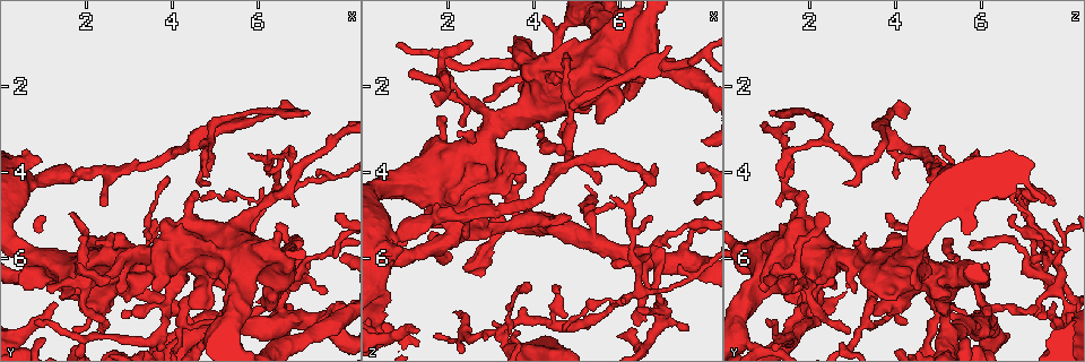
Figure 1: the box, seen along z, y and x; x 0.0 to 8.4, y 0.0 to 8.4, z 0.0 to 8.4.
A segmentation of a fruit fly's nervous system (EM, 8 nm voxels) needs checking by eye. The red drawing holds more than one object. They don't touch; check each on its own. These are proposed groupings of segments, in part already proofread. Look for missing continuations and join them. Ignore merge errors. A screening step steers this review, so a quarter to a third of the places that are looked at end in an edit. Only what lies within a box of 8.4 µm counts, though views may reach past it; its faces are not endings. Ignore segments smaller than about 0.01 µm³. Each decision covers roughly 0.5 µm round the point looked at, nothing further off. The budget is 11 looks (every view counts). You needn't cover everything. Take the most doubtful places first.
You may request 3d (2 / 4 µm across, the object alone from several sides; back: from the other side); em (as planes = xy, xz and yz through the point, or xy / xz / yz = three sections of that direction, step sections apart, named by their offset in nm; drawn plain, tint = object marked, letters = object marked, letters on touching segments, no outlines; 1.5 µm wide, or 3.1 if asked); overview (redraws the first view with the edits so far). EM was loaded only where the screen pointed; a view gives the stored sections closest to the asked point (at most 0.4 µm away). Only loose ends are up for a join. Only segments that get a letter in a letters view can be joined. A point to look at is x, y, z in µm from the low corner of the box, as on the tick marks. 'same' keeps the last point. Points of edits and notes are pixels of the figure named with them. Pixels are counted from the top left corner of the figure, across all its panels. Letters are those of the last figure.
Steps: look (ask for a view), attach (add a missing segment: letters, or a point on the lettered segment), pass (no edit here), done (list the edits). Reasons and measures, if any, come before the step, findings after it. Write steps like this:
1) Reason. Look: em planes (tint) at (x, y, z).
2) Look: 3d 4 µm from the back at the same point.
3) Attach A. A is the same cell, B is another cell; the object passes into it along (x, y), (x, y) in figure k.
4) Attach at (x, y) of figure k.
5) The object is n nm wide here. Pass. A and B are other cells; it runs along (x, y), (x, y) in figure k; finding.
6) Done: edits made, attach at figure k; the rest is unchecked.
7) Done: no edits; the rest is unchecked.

Look: em yz step 4 (plain) at (2.20, 7.30, 7.20).

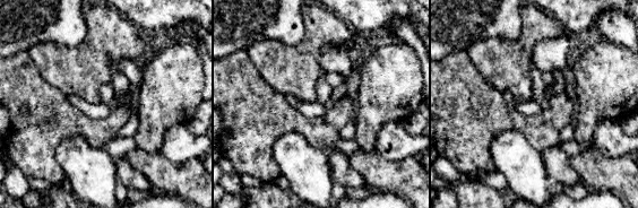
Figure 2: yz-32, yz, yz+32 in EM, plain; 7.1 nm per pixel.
Look: em yz step 4 (tint) at the same point.

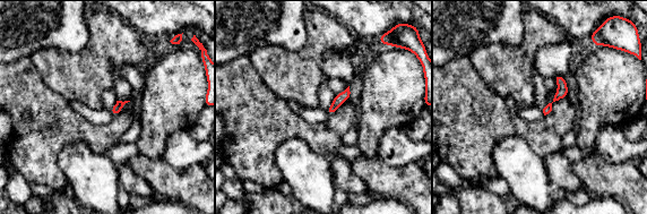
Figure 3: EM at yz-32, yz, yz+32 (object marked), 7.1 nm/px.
See the neighbours. Look: em yz step 4 (letters) at the same point.

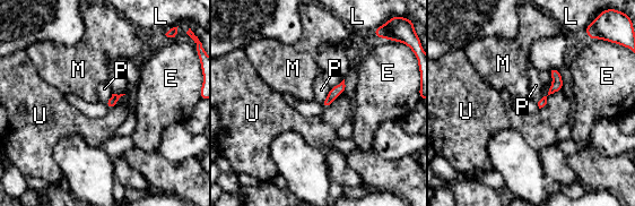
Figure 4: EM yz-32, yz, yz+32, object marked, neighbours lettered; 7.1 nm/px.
Pass. E, L, M, P and U are other cells; no lettered segment goes on from it.

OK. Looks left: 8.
Tapers out. Look: em xz step 8 (letters) at (1.65, 4.95, 2.15).

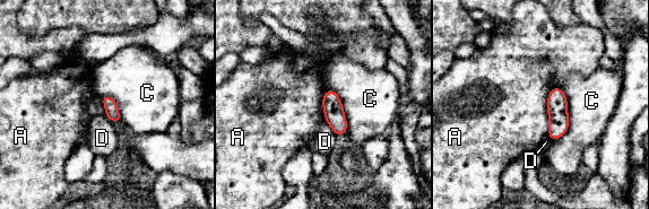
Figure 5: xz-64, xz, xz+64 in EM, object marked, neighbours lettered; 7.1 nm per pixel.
Look: em planes (letters) at the same point.

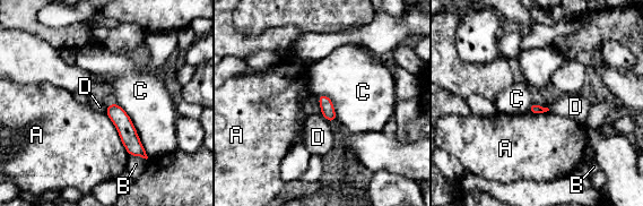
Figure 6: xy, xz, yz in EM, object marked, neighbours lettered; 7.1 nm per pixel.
Pass. A, B, C and D are other cells; a border runs along (114, 102), (129, 117), (148, 156) in figure 6; none of them fits.

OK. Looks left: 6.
Free end. Look: 3d 4 µm at (2.35, 4.75, 5.50).

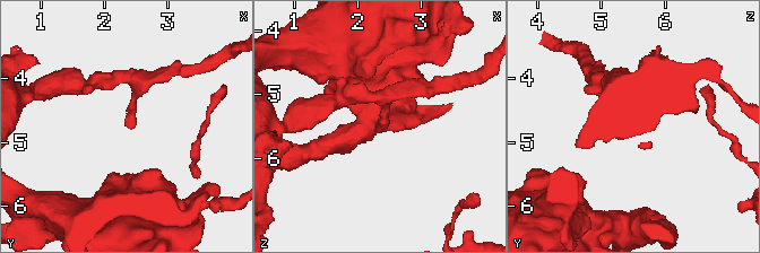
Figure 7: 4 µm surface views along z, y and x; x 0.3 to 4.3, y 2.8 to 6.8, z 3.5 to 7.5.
Need the tissue. Look: em planes (letters) at (2.35, 4.75, 5.50).

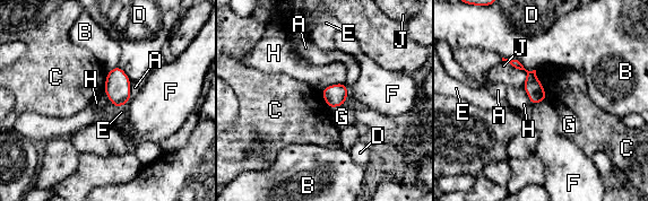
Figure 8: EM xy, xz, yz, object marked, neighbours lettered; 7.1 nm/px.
The longest contact is with B, 260 nm. Pass. A, B, C, D, E, F, G, H and J are other cells; it runs along (513, 62), (532, 77), (532, 86), (543, 97) in figure 8; no lettered segment goes on from it.

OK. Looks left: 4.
Free end. Look: 3d 4 µm at (5.90, 6.95, 4.85).

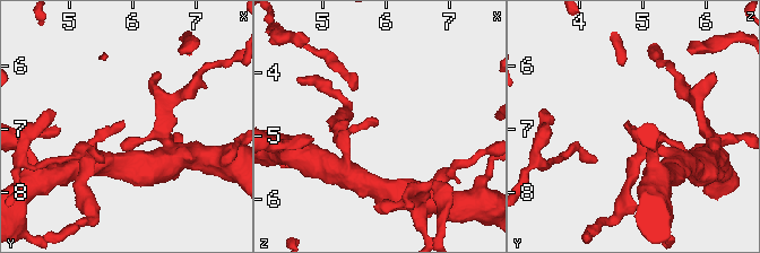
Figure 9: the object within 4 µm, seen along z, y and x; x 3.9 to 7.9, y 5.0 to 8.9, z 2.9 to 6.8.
Need the tissue. Look: em planes (letters) at (5.90, 6.95, 4.80).

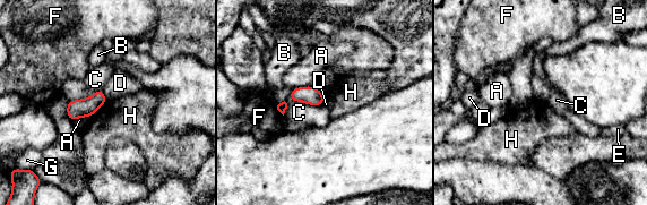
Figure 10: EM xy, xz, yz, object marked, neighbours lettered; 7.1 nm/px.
Pass. A, B, C, D, E, F, G and H are other cells; a border runs along (108, 100), (91, 116) in figure 10; no lettered segment goes on from it.

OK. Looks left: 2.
Done: no edits; the rest is unchecked.

